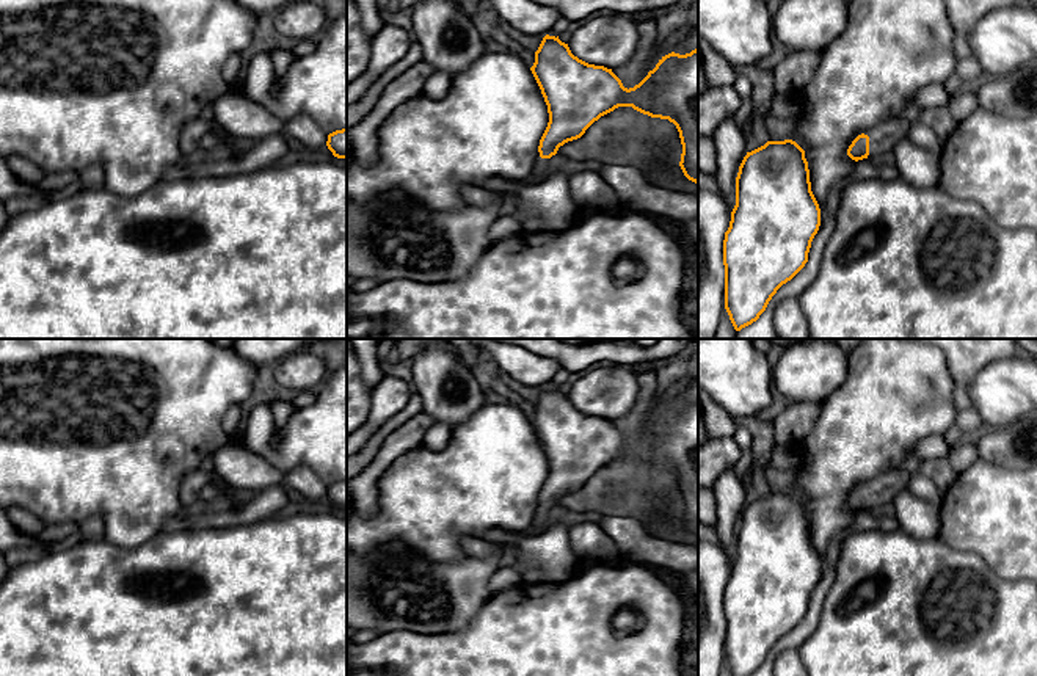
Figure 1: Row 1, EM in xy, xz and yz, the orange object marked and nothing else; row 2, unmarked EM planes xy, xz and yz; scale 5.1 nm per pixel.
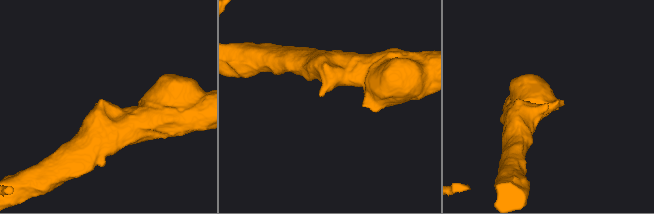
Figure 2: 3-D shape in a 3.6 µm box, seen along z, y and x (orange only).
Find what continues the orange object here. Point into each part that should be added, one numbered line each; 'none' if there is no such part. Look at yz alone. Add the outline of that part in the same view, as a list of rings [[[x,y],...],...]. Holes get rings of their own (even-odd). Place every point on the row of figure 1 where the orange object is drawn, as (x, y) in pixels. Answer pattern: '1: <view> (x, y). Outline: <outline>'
1: yz (887, 135). Outline: [[[911,113],[897,114],[877,125],[869,135],[869,155],[893,151],[901,140],[905,140],[913,116]]]

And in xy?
none

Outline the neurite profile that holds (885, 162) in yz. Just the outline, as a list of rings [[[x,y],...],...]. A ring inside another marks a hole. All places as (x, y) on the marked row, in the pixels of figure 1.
[[[893,151],[874,155],[872,162],[879,168],[882,179],[894,180],[901,177]]]

